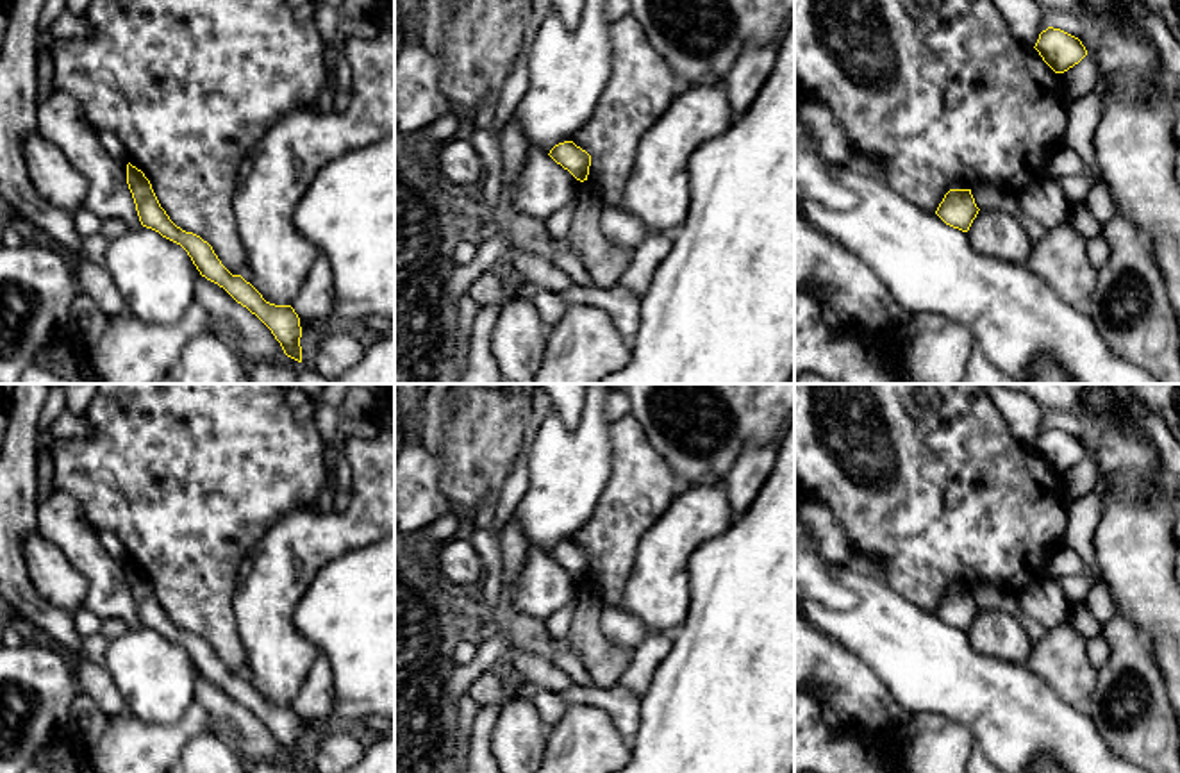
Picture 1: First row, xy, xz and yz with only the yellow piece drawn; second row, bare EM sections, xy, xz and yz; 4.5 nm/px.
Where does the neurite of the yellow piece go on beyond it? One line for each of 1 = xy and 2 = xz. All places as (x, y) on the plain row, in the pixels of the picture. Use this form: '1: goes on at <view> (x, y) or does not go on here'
1: does not go on here
2: does not go on here

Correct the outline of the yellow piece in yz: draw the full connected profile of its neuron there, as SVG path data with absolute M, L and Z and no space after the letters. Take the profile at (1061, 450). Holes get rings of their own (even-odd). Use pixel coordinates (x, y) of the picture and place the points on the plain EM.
M1053 427L1039 434L1034 448L1055 473L1068 471L1087 455L1078 437Z

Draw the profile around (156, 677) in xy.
M129 628L109 641L105 668L129 712L146 723L175 723L195 702L200 671L180 644L152 628Z

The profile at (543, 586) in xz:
M530 550L514 584L512 605L536 619L546 619L578 596L580 584L548 553Z

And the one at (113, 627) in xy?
M109 618L102 621L102 630L100 634L107 639L107 641L114 641L118 637L121 637L130 627L120 619L120 618Z

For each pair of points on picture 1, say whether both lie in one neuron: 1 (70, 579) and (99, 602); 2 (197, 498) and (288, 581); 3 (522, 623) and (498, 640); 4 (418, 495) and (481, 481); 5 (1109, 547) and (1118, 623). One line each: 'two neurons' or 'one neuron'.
1: two neurons
2: two neurons
3: two neurons
4: two neurons
5: two neurons

